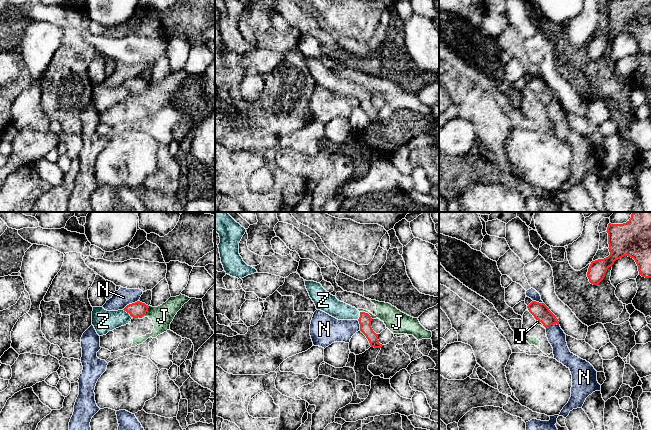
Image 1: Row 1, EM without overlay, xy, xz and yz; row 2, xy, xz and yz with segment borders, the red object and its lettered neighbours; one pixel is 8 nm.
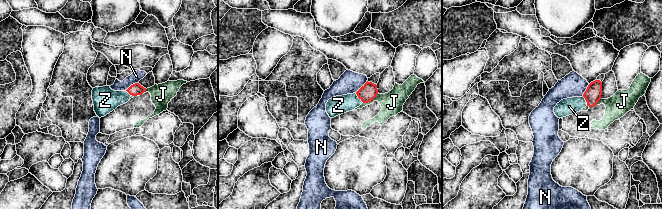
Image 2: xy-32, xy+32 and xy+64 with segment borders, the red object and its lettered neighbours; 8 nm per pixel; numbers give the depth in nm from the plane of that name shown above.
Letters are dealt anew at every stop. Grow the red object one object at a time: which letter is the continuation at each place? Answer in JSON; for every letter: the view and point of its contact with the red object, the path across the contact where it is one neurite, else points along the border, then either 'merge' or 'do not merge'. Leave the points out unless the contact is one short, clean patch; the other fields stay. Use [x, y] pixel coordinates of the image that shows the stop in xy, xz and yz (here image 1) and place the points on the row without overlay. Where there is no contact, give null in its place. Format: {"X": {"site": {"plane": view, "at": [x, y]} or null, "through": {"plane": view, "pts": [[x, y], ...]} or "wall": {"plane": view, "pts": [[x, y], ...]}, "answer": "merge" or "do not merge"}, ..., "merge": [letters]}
{"J": {"site": {"plane": "xy", "at": [144, 90]}, "wall": {"plane": "xy", "pts": [[149, 82], [143, 91], [137, 93]]}, "answer": "do not merge"}, "N": {"site": {"plane": "xy", "at": [129, 80]}, "wall": {"plane": "xy", "pts": [[137, 76], [127, 80], [122, 85]]}, "answer": "do not merge"}, "Z": {"site": {"plane": "xy", "at": [128, 88]}, "through": {"plane": "xy", "pts": [[138, 85], [128, 88], [123, 93], [103, 97]]}, "answer": "merge"}, "merge": ["Z"]}

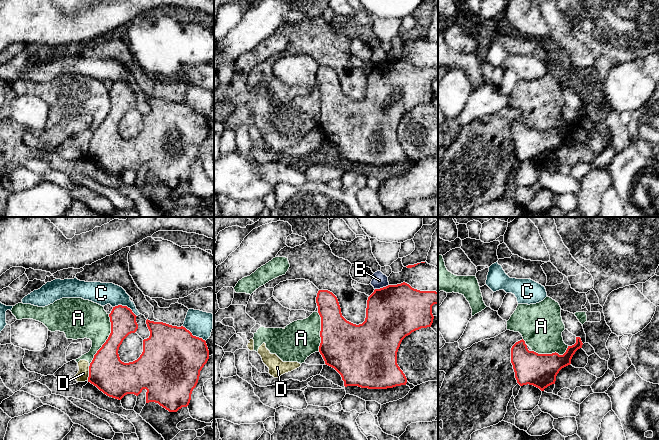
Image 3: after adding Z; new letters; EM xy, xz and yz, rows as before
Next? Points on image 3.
{"A": {"site": {"plane": "xy", "at": [106, 116]}, "answer": "do not merge"}, "B": {"site": {"plane": "xz", "at": [381, 64]}, "answer": "do not merge"}, "C": {"site": {"plane": "xy", "at": [125, 82]}, "answer": "do not merge"}, "D": {"site": {"plane": "xy", "at": [89, 149]}, "wall": {"plane": "xy", "pts": [[89, 142], [87, 156]]}, "answer": "do not merge"}, "merge": []}

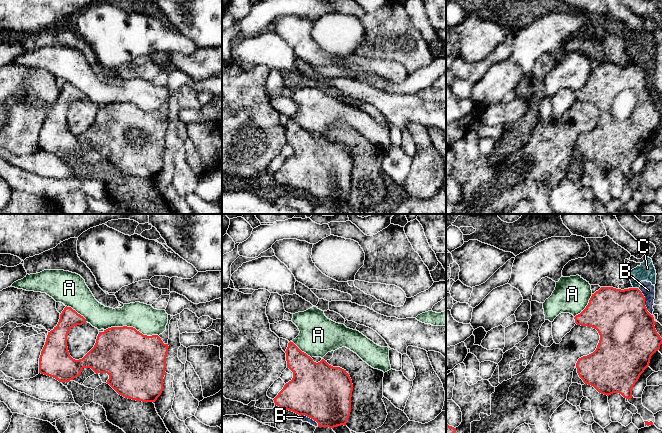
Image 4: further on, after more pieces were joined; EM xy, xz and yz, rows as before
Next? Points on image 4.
{"A": {"site": {"plane": "xy", "at": [131, 103]}, "answer": "do not merge"}, "B": {"site": {"plane": "yz", "at": [644, 78]}, "wall": {"plane": "yz", "pts": [[638, 65], [644, 73], [646, 85], [652, 91]]}, "answer": "do not merge"}, "C": {"site": {"plane": "yz", "at": [636, 64]}, "wall": {"plane": "yz", "pts": [[633, 63], [638, 65]]}, "answer": "do not merge"}, "merge": []}

